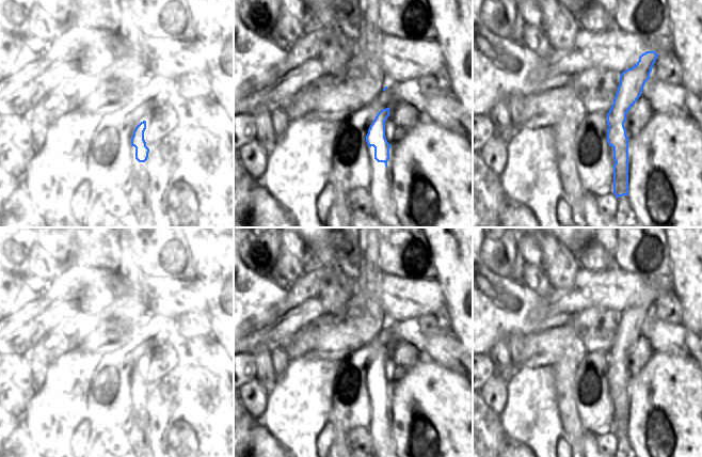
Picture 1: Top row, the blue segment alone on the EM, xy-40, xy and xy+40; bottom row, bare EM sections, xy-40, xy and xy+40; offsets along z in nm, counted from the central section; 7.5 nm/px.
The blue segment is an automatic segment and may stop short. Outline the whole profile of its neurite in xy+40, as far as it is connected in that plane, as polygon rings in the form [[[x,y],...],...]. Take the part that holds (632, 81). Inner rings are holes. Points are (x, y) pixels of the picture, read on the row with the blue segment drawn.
[[[647,51],[639,57],[639,61],[632,68],[621,74],[613,104],[607,113],[607,142],[613,164],[613,193],[618,199],[616,223],[619,227],[629,227],[633,219],[633,210],[627,196],[628,138],[624,123],[628,110],[641,96],[657,57],[655,51]]]

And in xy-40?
[[[146,121],[141,122],[131,138],[131,178],[127,187],[131,200],[131,219],[140,227],[159,227],[148,195],[148,153],[144,140]]]

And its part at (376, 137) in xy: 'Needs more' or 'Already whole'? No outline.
Needs more

